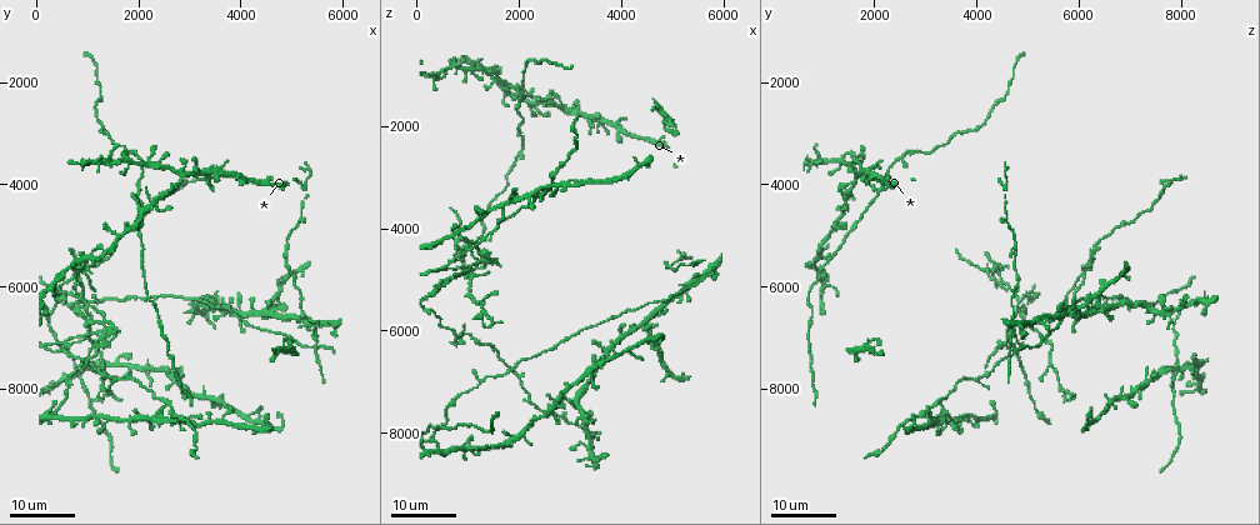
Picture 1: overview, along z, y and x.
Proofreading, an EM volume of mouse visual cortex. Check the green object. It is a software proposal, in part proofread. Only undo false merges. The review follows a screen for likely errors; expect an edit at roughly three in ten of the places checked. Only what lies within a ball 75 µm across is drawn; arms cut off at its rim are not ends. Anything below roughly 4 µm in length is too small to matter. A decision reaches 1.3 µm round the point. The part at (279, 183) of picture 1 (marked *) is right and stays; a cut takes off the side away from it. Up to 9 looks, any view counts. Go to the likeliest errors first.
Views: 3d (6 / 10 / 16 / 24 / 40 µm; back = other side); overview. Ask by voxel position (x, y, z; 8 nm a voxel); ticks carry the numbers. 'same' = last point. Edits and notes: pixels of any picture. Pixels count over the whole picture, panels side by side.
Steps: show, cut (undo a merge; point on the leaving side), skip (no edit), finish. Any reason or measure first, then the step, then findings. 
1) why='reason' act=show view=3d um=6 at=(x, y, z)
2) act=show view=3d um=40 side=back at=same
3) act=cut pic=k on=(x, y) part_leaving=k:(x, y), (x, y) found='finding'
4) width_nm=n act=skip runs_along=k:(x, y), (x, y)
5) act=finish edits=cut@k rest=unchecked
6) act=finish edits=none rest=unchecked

why='two arms in line, one across' act=show view=3d um=24 at=(2050, 4950, 1550)

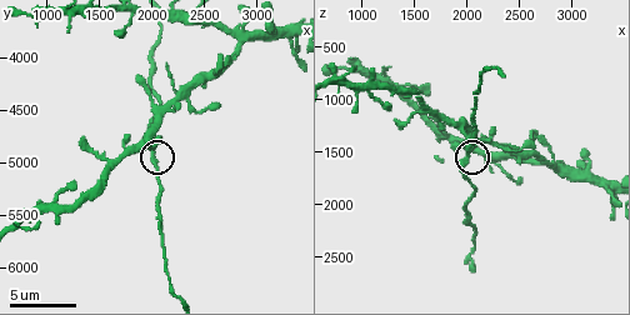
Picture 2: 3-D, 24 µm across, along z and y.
act=show view=3d um=6 at=(2000, 4900, 1540)

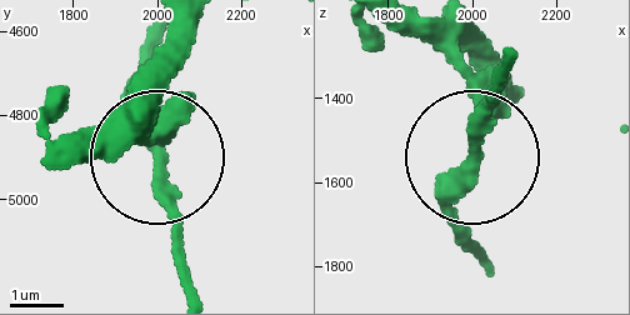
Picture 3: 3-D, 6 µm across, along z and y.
act=show view=3d um=6 side=back at=(2000, 4885, 1545)

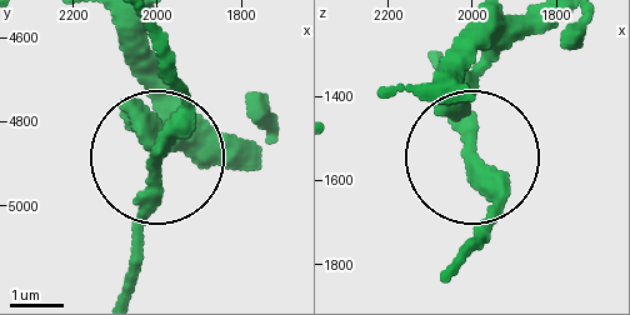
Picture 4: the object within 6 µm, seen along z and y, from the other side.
act=skip found='continuous, no second cell'

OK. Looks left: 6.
why='a fork' act=show view=3d um=24 at=(5400, 6850, 4750)

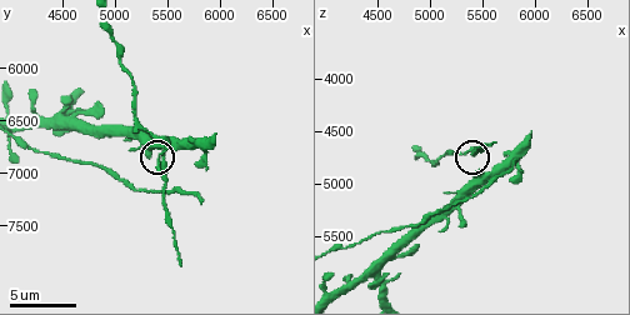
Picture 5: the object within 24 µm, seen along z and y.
act=show view=3d um=6 at=same

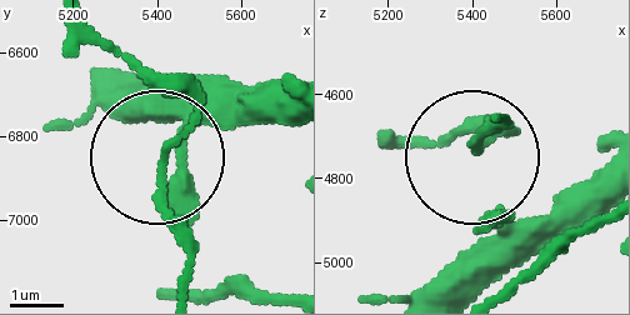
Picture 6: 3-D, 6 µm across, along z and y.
width_nm=100 act=skip found='continuous, no second cell'

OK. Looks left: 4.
why='arms part here' act=show view=3d um=24 at=(2250, 8600, 3300)

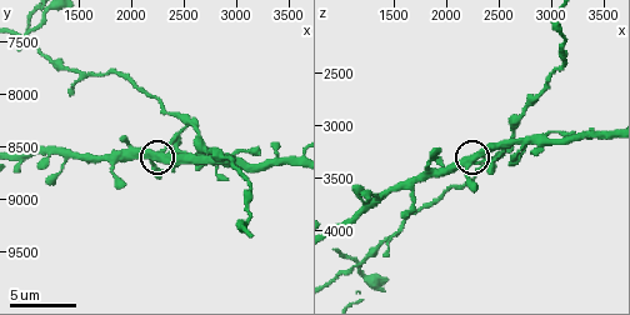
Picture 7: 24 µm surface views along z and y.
why='closer look' act=show view=3d um=10 at=(2200, 8620, 3300)

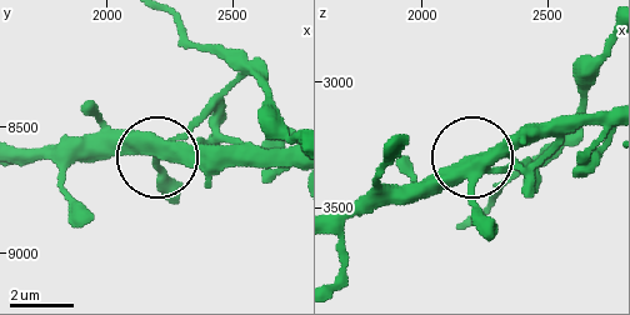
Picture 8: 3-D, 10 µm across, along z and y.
why='other side' act=show view=3d um=10 side=back at=(2220, 8600, 3320)

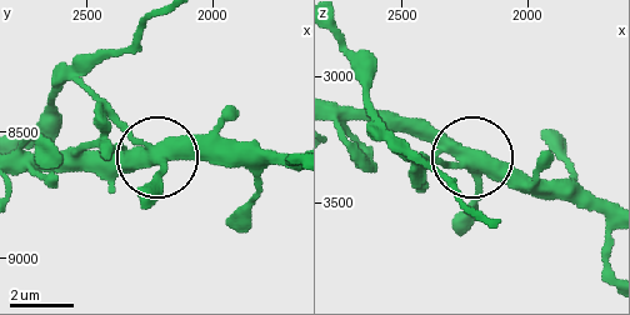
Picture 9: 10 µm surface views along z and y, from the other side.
width_nm=410 act=skip found='one cell here'

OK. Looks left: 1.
act=finish edits=none rest=unchecked

